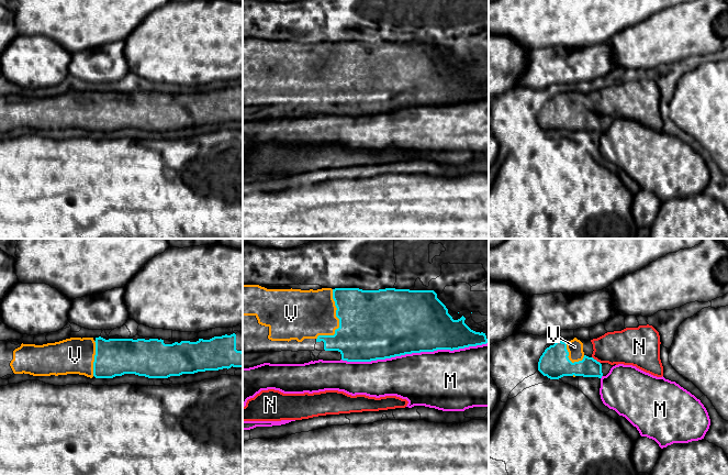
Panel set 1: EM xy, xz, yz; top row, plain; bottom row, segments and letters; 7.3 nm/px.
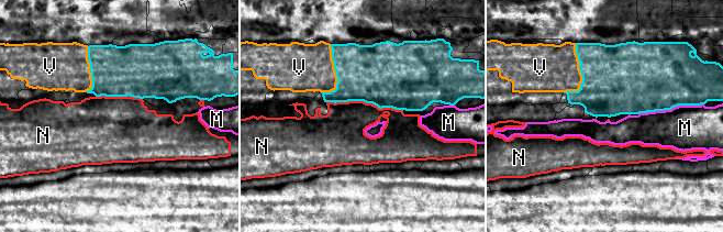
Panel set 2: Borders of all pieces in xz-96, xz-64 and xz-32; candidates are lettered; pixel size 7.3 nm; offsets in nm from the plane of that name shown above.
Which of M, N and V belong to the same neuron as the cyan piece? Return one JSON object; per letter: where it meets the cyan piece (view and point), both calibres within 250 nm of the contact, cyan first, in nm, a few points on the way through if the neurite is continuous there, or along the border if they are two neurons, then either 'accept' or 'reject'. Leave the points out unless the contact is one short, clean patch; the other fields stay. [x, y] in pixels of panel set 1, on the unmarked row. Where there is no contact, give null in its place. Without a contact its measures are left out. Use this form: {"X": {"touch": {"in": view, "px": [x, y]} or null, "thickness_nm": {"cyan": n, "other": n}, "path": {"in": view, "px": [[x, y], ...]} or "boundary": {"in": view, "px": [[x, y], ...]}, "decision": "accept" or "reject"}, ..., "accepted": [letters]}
{"M": {"touch": {"in": "xz", "px": [414, 106]}, "thickness_nm": {"cyan": 480, "other": 400}, "decision": "reject"}, "N": {"touch": {"in": "yz", "px": [595, 113]}, "thickness_nm": {"cyan": 140, "other": 260}, "decision": "reject"}, "V": {"touch": {"in": "xz", "px": [339, 75]}, "thickness_nm": {"cyan": 500, "other": 360}, "path": {"in": "xz", "px": [[373, 78], [339, 75], [334, 69], [306, 67]]}, "decision": "accept"}, "accepted": ["V"]}

